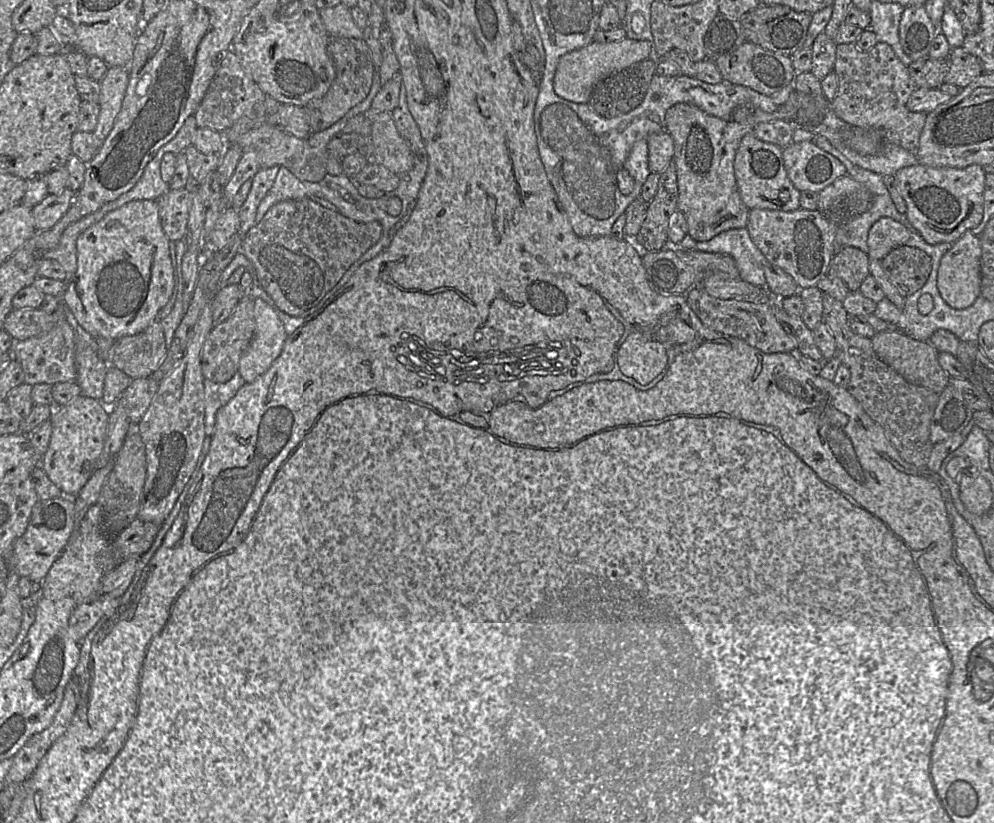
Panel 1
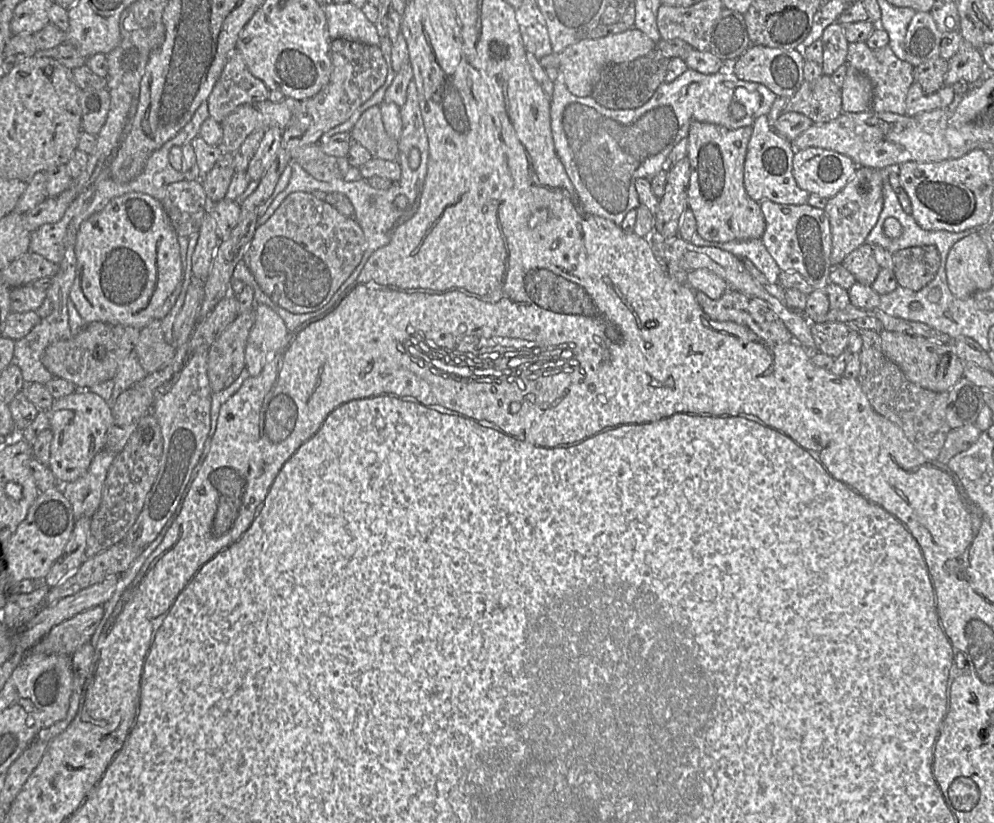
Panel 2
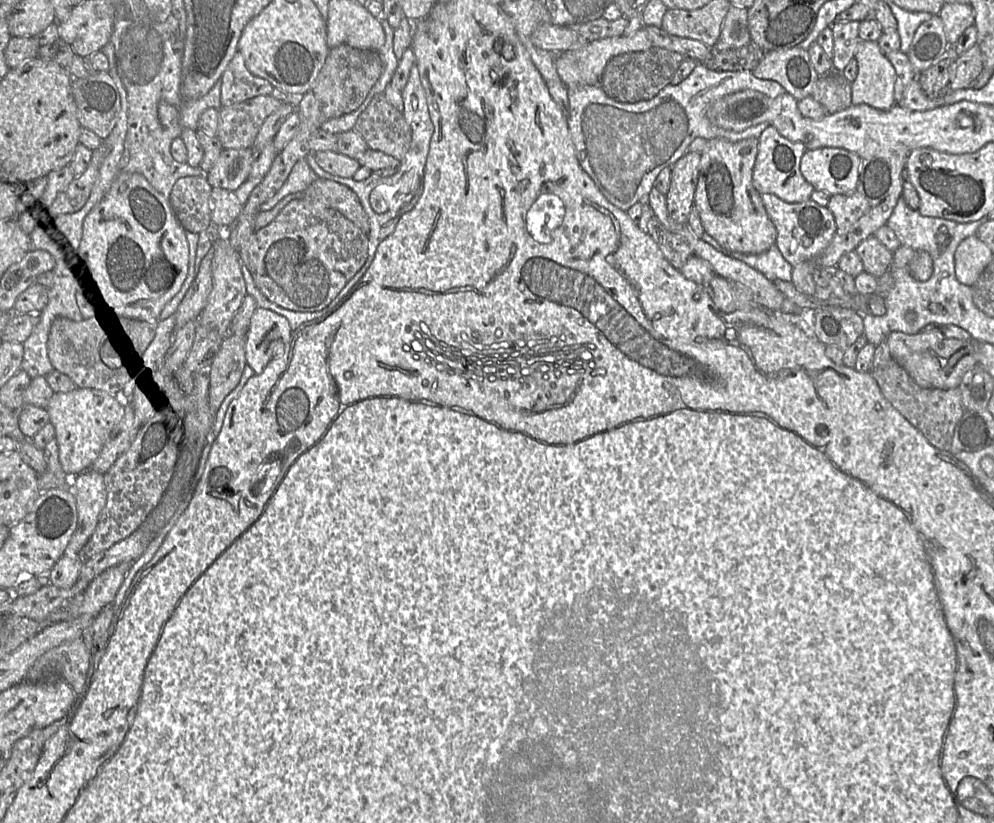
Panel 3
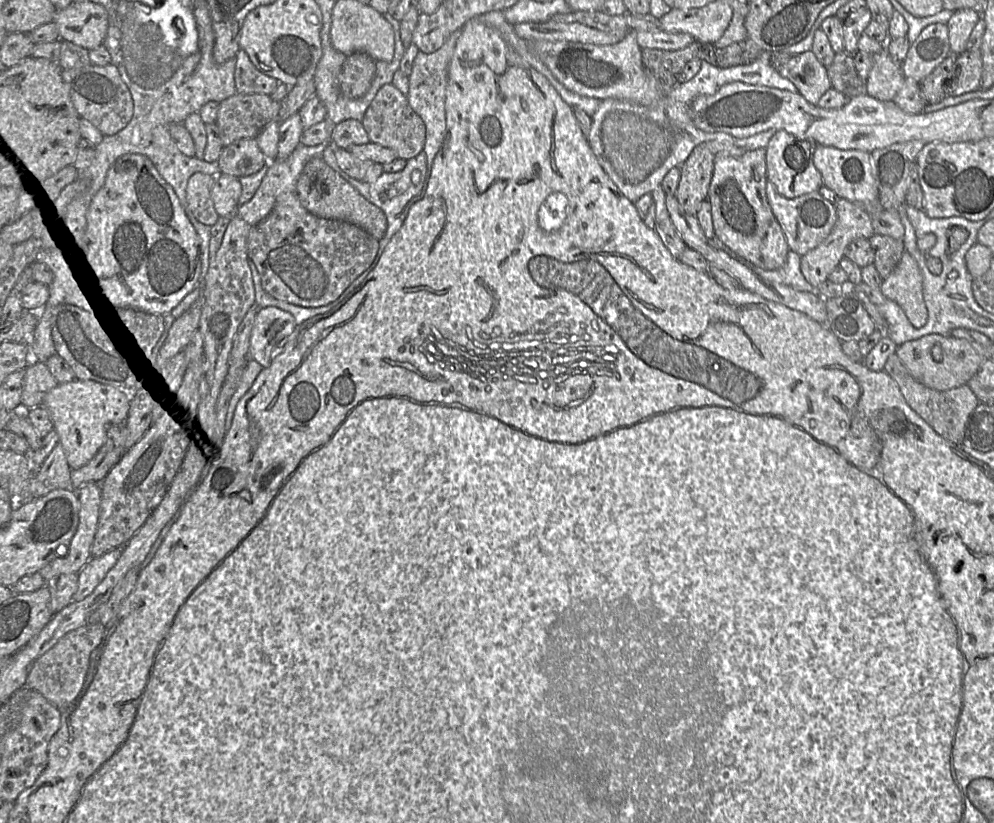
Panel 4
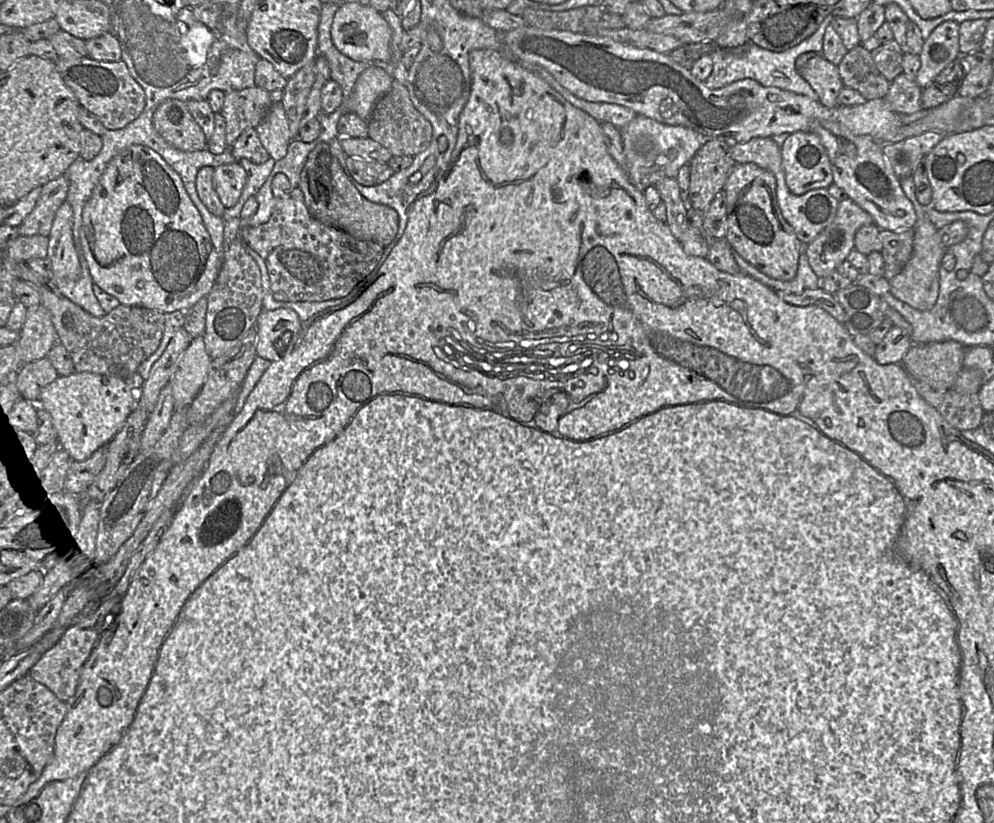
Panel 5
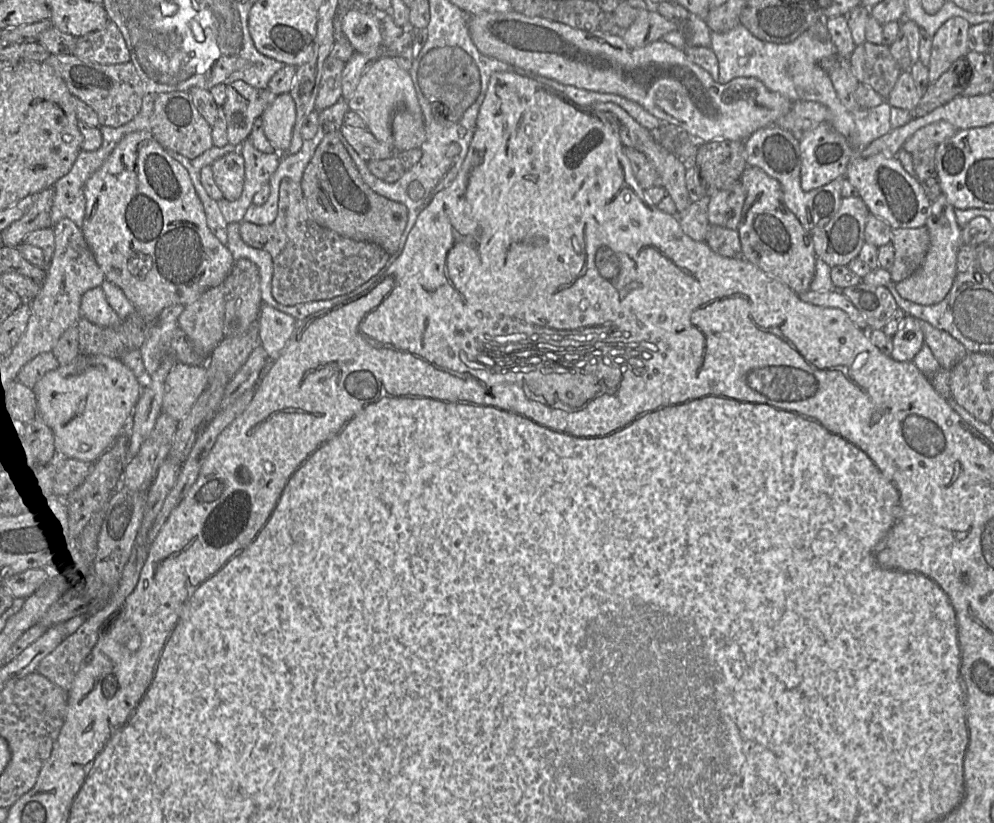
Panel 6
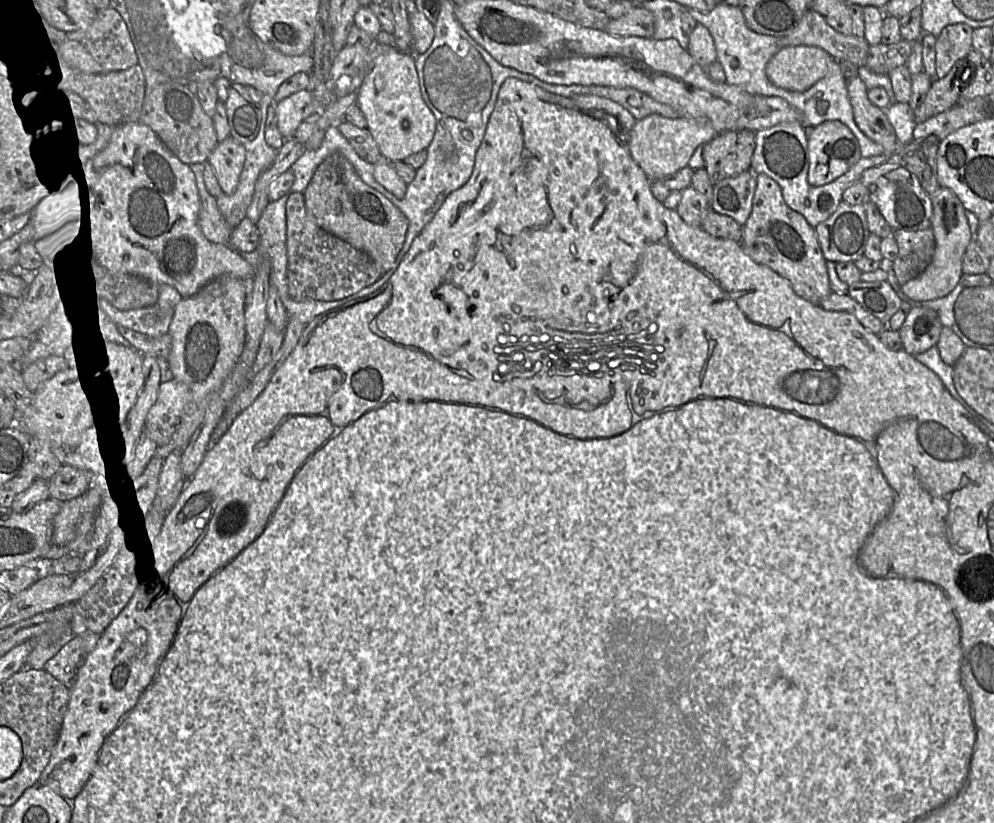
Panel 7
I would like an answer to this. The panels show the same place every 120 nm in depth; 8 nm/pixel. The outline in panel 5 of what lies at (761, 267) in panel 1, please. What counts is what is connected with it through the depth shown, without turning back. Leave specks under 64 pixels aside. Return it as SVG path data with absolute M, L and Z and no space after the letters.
M734 251L733 256L740 269L740 272L751 276L777 292L801 294L805 290L820 287L821 279L811 269L807 257L803 251L799 257L796 276L790 281L777 280L763 274L754 266L745 261L736 251Z

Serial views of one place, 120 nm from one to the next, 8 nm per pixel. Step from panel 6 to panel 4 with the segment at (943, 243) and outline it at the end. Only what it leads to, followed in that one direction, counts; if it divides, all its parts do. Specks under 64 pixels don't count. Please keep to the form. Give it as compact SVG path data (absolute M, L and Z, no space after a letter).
M904 250L900 261L879 288L887 299L899 304L915 328L926 324L928 311L923 298L923 277L911 254Z

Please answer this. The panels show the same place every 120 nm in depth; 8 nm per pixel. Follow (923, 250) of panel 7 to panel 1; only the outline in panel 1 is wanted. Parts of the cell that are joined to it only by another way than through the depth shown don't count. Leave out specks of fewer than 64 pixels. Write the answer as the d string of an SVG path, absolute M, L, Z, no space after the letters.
M847 246L835 253L826 277L840 278L850 292L856 292L870 275L869 265L870 258L866 252Z

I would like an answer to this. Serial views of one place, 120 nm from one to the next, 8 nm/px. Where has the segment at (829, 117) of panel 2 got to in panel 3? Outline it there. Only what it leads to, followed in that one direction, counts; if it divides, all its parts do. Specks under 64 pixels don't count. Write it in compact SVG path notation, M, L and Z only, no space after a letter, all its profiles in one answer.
M833 72L818 78L810 96L824 107L827 114L834 114L852 105L851 93L851 83L841 73Z

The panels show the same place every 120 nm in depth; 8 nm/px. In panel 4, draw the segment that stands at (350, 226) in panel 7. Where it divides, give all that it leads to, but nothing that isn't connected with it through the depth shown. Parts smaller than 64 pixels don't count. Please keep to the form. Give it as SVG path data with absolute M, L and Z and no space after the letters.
M321 156L311 158L304 166L297 181L296 194L302 206L314 216L349 222L362 228L377 240L380 240L386 232L387 219L384 212L365 199Z

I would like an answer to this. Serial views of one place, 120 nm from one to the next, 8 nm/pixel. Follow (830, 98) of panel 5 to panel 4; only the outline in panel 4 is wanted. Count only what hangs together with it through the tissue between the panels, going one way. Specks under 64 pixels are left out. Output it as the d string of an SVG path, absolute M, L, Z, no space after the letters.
M811 51L792 55L786 60L778 60L777 71L791 81L797 92L813 105L817 105L822 95L832 88L827 68Z

